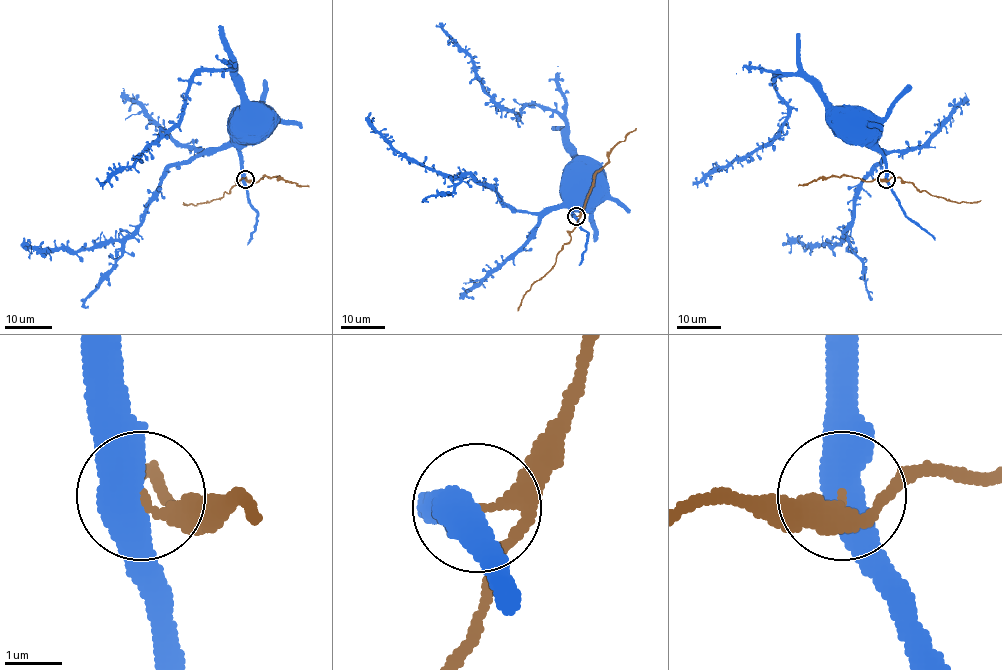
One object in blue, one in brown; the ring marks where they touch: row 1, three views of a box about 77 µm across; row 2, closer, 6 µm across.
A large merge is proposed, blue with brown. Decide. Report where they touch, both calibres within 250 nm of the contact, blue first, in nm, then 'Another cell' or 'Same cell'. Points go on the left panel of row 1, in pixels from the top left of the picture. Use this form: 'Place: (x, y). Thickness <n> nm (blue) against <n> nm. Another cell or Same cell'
Place: (245, 179). Thickness 550 nm (blue) against 160 nm. Another cell

